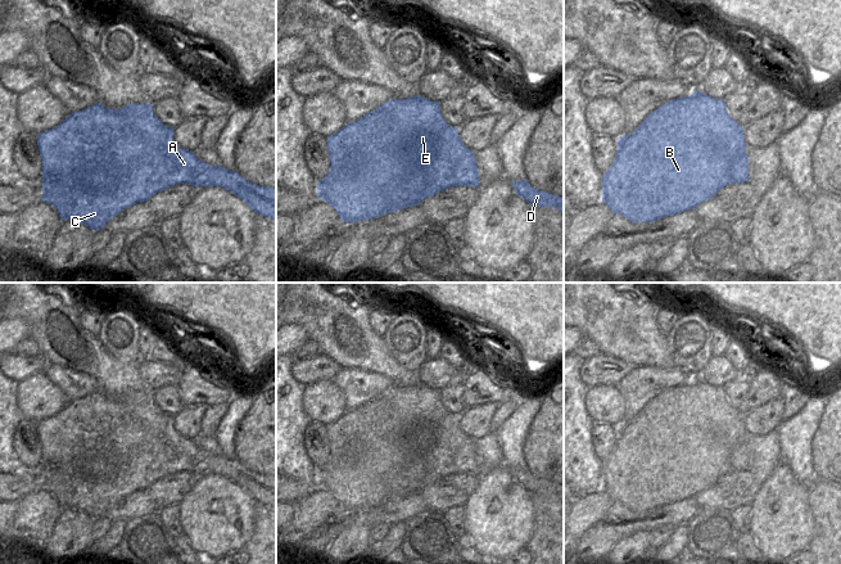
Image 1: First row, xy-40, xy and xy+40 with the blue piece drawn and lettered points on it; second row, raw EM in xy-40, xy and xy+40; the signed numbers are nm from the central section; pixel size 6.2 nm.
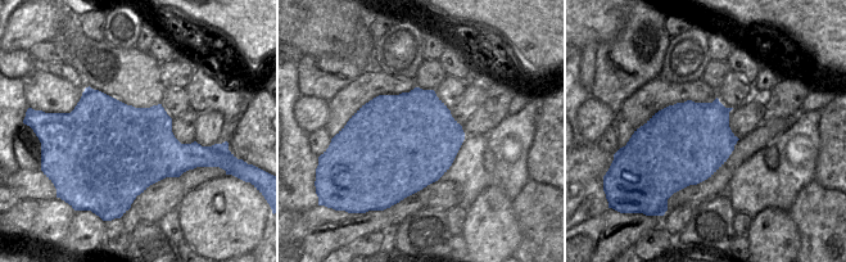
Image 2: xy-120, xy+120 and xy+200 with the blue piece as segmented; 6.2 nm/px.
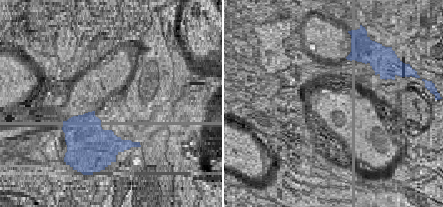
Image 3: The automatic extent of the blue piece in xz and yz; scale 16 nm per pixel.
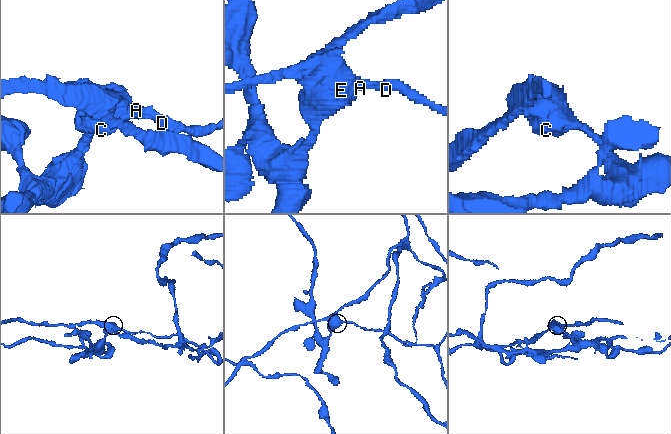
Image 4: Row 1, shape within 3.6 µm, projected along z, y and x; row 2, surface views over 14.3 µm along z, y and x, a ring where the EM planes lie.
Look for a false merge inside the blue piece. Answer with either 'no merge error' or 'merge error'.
merge error

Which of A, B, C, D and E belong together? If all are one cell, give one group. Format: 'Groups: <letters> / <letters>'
Groups: A C D E / B

